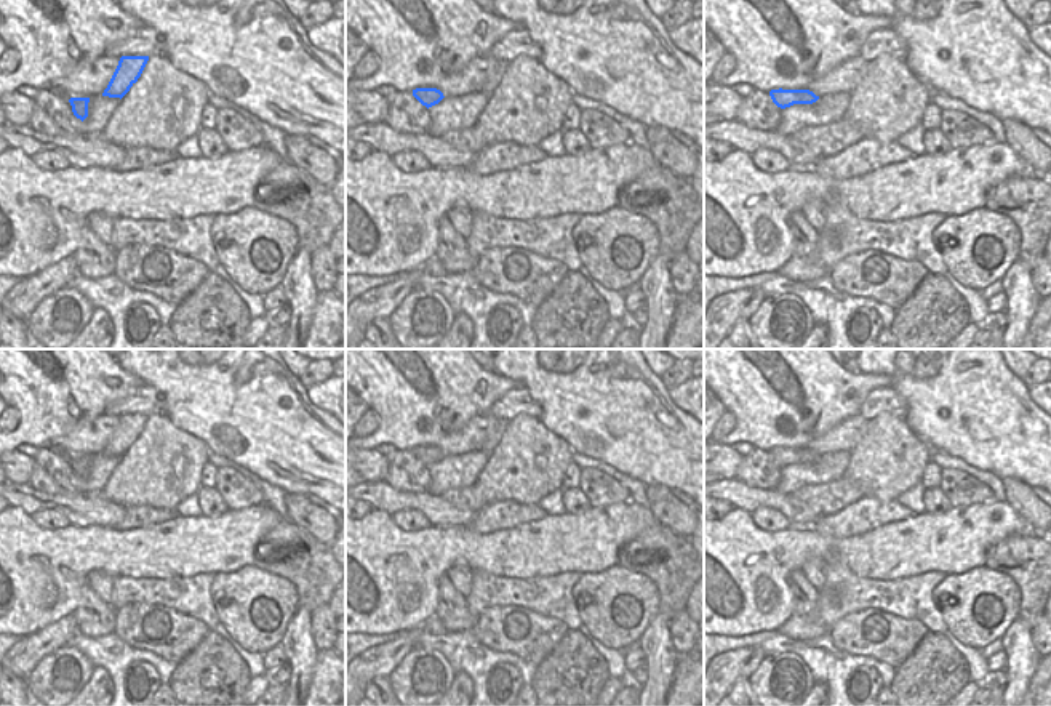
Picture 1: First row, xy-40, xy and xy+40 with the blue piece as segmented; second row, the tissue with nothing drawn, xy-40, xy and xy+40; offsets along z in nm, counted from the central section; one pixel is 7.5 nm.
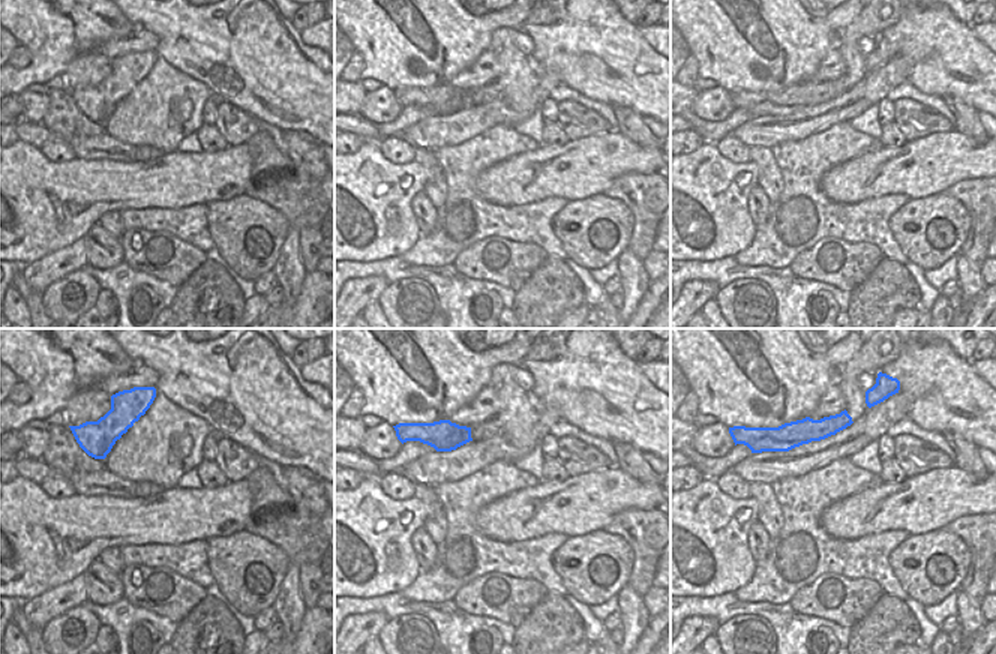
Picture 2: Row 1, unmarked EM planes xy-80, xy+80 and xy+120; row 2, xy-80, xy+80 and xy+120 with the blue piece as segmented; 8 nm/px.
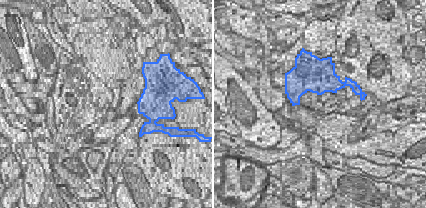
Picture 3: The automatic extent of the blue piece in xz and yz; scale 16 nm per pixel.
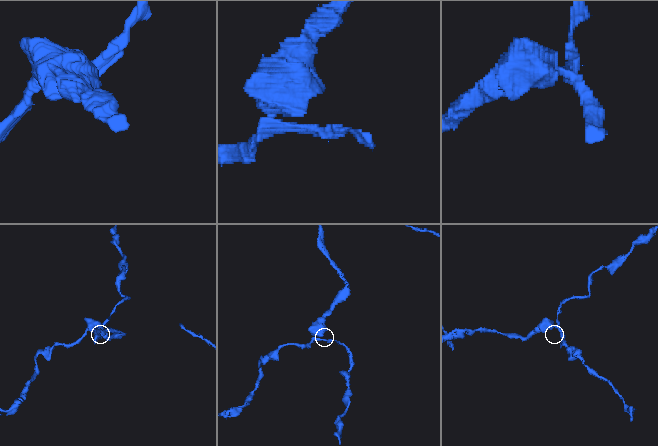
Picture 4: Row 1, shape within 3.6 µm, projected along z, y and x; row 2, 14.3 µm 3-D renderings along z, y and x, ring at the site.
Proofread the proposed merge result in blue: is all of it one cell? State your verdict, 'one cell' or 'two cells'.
two cells

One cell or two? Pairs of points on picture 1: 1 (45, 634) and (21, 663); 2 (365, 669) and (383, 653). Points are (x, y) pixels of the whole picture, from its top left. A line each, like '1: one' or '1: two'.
1: one
2: one

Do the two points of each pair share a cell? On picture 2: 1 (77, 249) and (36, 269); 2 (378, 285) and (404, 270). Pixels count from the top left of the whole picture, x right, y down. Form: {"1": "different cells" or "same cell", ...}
{"1": "same cell", "2": "different cells"}

